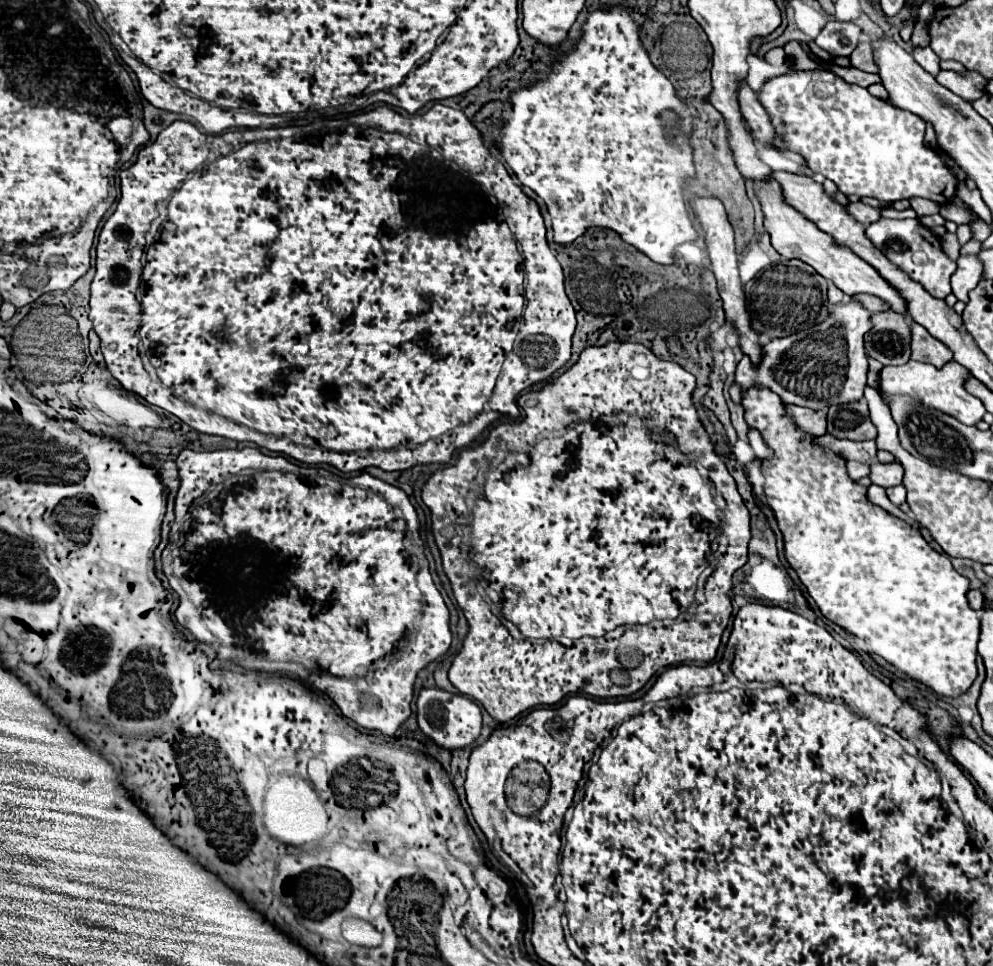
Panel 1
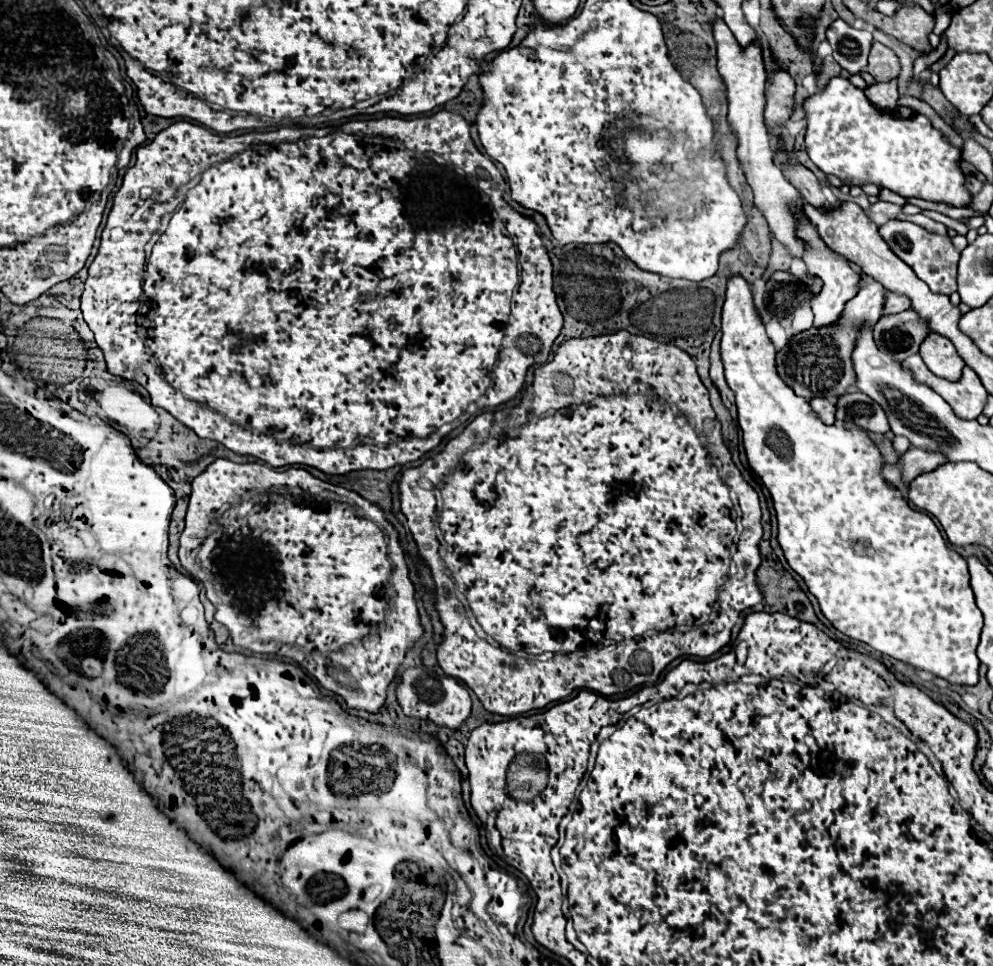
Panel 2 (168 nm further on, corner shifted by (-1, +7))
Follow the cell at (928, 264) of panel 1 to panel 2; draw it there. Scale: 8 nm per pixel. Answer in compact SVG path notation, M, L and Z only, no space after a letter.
M890 219L888 223L884 223L880 227L880 235L888 243L888 247L904 263L908 263L924 283L928 283L928 287L934 293L952 295L956 291L956 267L958 267L960 253L950 243L950 237L942 237L942 235L936 235L936 233L930 233L930 231L922 229L920 225L916 225L916 223L902 221L902 219Z

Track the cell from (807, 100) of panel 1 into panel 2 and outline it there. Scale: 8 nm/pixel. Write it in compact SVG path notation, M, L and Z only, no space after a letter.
M832 77L822 91L806 97L802 103L806 111L806 151L814 165L826 175L834 175L850 187L862 187L874 183L886 187L902 197L918 197L934 203L948 203L954 207L966 207L970 195L964 187L964 175L960 171L960 151L952 147L938 129L932 127L926 115L912 115L908 119L898 119L892 111L876 107L860 87L854 87L844 77Z

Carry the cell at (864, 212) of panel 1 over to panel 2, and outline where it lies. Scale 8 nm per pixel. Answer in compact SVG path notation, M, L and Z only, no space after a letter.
M876 201L870 205L868 209L868 217L876 223L876 225L882 225L884 221L888 219L894 219L900 215L900 207L898 205L892 205L892 203L886 203L886 201Z

